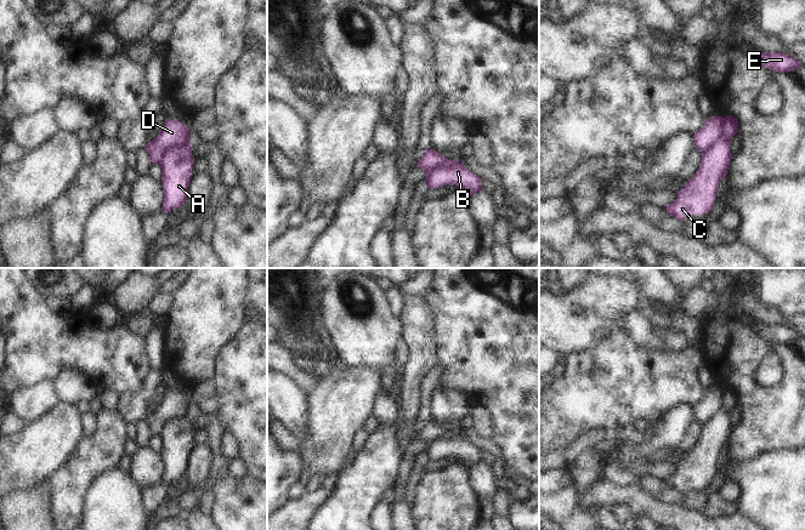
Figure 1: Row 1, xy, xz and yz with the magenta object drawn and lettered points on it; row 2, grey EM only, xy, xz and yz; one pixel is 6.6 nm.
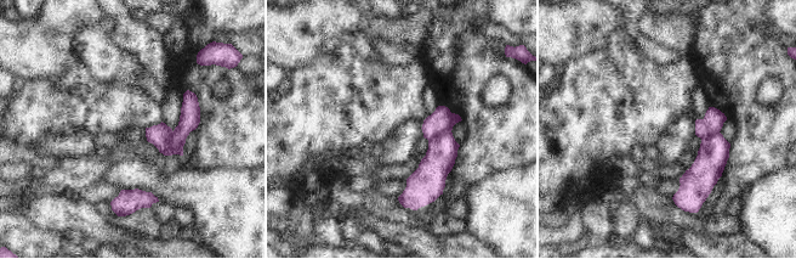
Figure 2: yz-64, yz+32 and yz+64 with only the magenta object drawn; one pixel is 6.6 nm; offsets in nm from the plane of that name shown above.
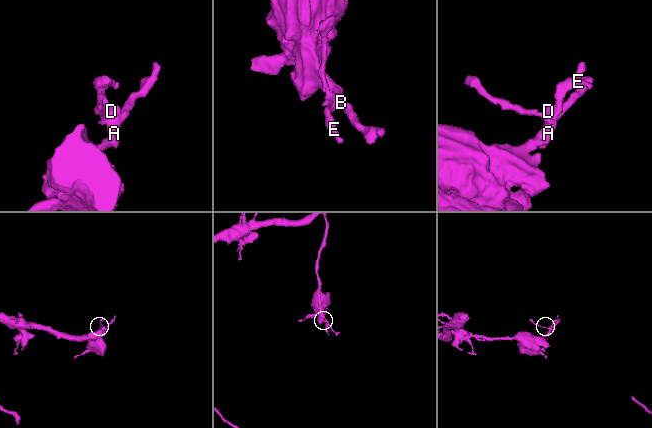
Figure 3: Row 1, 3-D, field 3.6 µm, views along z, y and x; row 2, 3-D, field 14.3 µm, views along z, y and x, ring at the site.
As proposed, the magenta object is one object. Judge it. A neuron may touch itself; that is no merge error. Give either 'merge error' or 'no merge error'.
merge error

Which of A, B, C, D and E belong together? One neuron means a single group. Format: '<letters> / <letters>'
A B C E / D

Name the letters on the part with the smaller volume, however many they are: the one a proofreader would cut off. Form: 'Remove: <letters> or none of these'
Remove: D

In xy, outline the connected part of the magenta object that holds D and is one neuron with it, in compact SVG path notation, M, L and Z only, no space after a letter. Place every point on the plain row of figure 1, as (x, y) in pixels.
M168 391L159 406L144 418L152 435L159 435L168 420L191 415L189 404L182 393Z

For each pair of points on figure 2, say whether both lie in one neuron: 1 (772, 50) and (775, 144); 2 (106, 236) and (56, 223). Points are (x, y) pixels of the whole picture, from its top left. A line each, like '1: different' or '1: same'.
1: same
2: same

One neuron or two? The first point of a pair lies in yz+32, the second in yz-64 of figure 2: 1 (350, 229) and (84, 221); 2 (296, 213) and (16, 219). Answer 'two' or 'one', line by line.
1: two
2: one

